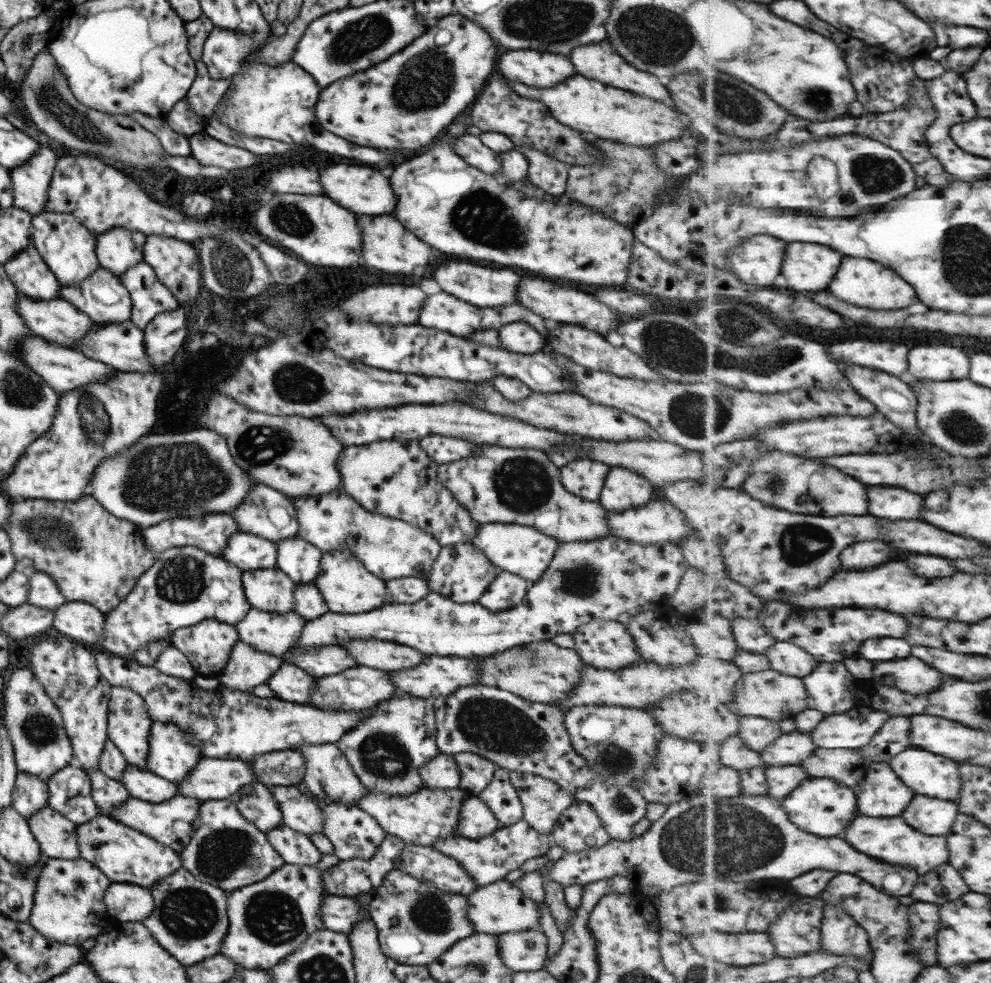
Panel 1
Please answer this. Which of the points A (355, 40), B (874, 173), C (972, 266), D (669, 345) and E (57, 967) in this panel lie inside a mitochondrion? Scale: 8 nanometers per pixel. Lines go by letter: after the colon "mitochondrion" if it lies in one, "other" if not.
A: mitochondrion
B: mitochondrion
C: mitochondrion
D: mitochondrion
E: other

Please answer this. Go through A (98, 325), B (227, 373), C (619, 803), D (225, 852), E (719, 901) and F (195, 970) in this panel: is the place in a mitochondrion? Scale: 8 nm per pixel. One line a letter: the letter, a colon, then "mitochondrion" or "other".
A: other
B: other
C: mitochondrion
D: mitochondrion
E: mitochondrion
F: other

